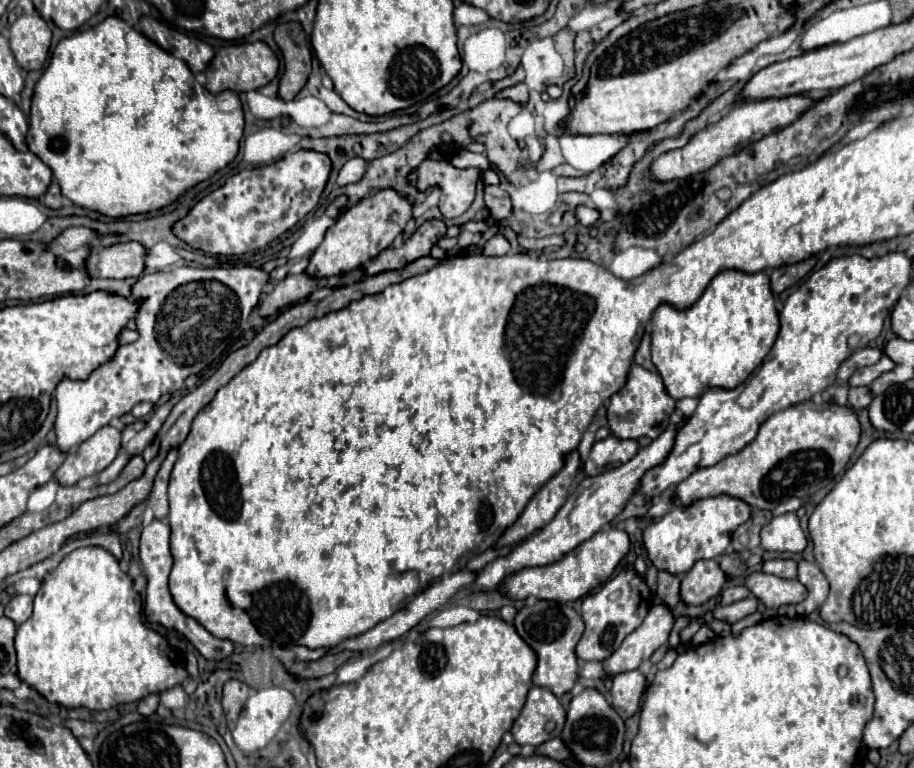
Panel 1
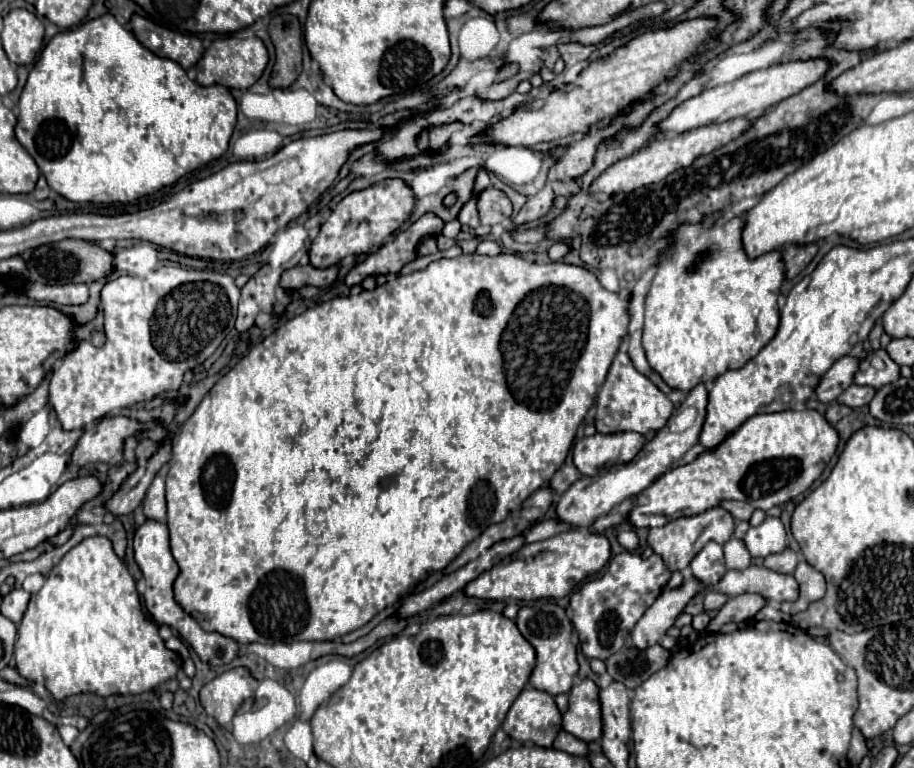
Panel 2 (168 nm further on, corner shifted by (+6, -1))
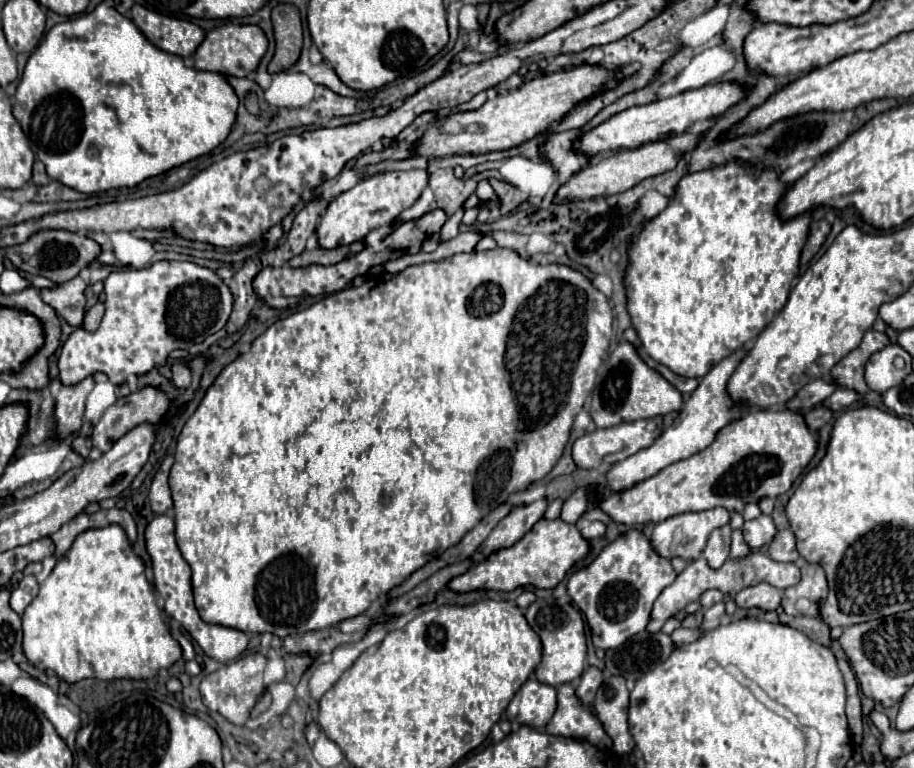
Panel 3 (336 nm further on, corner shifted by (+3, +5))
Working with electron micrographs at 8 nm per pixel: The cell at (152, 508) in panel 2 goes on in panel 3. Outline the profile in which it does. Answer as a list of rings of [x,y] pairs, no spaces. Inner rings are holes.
[[[165,457],[151,483],[149,503],[151,503],[153,513],[157,513],[157,515],[169,513],[173,509],[173,499],[171,499],[171,491],[169,491],[169,483],[167,483],[171,465],[173,465],[173,457]]]

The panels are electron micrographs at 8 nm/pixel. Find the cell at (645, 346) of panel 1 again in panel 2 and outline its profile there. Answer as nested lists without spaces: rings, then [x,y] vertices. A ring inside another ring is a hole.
[[[636,331],[636,333],[632,333],[630,335],[630,343],[628,343],[628,355],[630,355],[630,359],[632,359],[632,363],[634,363],[634,367],[642,373],[642,375],[646,375],[648,379],[652,379],[658,387],[662,387],[664,389],[664,381],[660,379],[660,375],[648,365],[648,361],[646,361],[646,355],[644,355],[644,349],[642,349],[642,343],[640,343],[640,337],[642,337],[642,333],[640,331]]]

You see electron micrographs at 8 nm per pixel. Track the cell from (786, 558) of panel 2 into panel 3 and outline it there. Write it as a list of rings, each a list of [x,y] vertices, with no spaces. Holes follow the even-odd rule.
[[[783,529],[775,535],[775,539],[769,543],[769,557],[773,557],[775,561],[791,561],[791,563],[799,559],[791,529]]]

